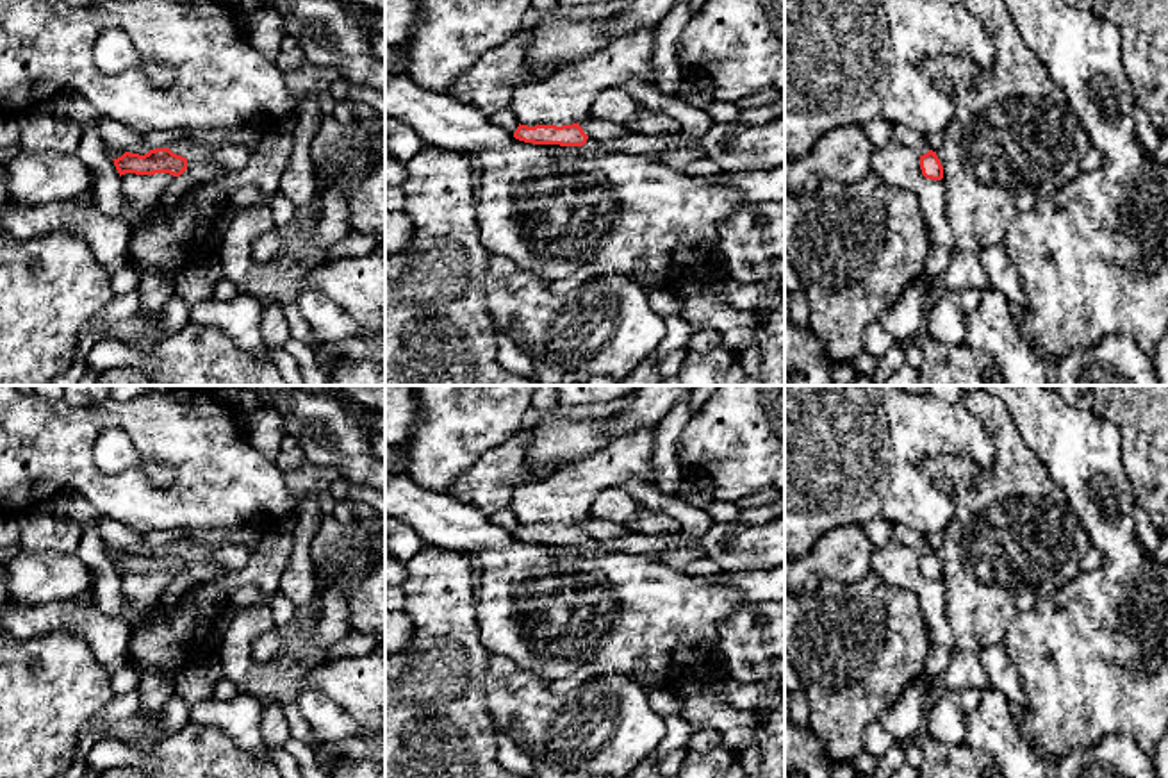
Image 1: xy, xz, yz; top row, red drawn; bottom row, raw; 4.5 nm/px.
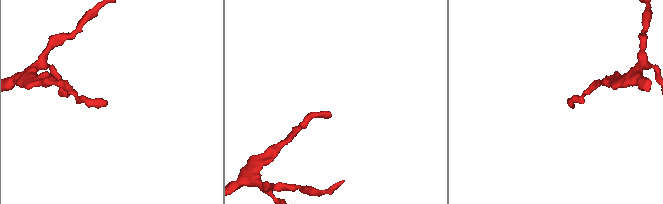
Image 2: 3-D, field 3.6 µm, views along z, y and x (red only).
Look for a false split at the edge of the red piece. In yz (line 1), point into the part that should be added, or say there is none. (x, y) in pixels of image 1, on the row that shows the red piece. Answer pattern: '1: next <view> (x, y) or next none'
1: next none

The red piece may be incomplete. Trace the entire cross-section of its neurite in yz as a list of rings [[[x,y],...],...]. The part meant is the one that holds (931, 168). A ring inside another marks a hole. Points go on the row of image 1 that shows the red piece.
[[[929,150],[927,153],[920,155],[920,170],[925,178],[942,180],[943,178],[943,166],[936,155],[936,152]]]

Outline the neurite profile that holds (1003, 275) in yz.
[[[1004,244],[984,246],[977,255],[991,289],[999,291],[1011,307],[1025,310],[1027,294]]]

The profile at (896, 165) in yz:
[[[890,139],[886,146],[874,148],[870,171],[884,184],[909,189],[918,196],[931,244],[956,248],[954,234],[945,216],[943,182],[922,175],[918,152]]]

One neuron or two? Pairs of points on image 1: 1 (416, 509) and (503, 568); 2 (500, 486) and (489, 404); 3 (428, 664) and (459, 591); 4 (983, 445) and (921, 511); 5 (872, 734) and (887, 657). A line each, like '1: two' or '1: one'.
1: one
2: two
3: one
4: one
5: two

